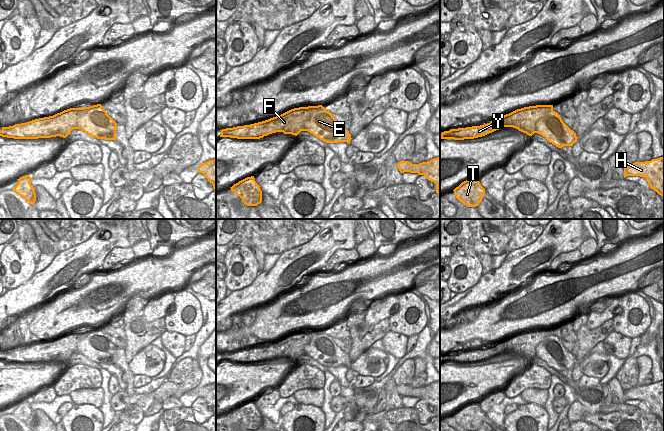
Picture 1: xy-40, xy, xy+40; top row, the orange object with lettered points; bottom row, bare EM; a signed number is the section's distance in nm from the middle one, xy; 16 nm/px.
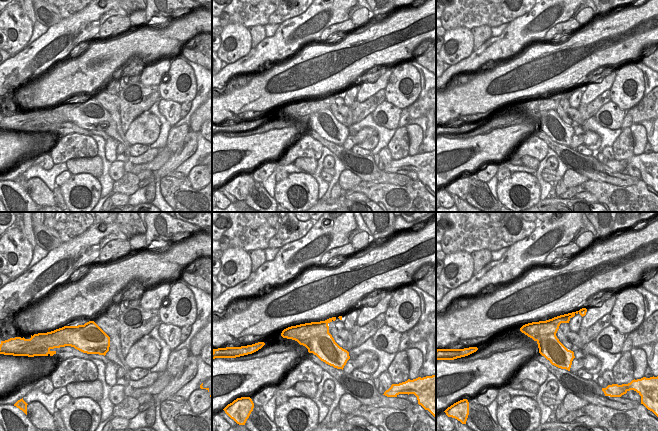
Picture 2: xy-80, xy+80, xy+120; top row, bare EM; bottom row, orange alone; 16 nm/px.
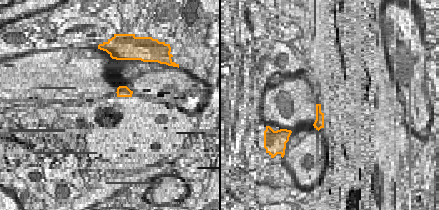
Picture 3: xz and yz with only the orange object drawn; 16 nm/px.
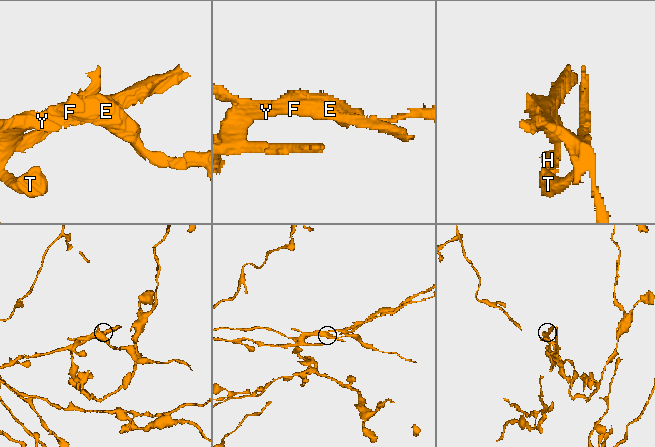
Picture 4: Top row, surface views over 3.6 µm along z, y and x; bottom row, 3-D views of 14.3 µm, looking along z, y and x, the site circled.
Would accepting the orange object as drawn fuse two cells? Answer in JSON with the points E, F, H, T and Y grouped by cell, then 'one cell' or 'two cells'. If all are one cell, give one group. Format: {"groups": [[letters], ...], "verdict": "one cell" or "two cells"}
{"groups": [["E", "H"], ["F", "T", "Y"]], "verdict": "two cells"}

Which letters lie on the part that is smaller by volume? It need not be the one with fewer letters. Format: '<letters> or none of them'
E, H

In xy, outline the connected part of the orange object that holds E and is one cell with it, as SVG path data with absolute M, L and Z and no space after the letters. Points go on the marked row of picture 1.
M324 107L315 112L305 123L306 131L326 143L347 142L350 144L351 135Z

